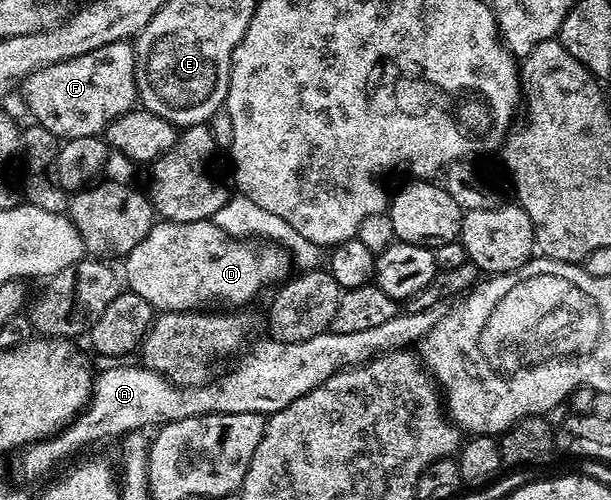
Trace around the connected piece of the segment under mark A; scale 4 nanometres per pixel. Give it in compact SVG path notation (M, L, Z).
M435 311L425 313L402 313L389 317L389 321L377 325L374 329L364 329L362 333L337 333L330 329L321 332L317 337L309 337L309 341L297 341L296 343L281 343L277 339L264 337L260 343L252 342L247 350L238 356L236 365L232 371L227 371L223 376L212 378L199 387L180 387L178 383L172 383L164 375L158 375L142 365L136 367L107 367L103 372L96 374L91 388L91 400L86 407L79 412L57 434L48 439L40 439L19 452L17 467L20 473L27 479L37 479L47 474L59 461L73 455L77 450L87 447L90 443L99 443L102 439L122 437L131 431L155 429L165 423L181 421L194 415L228 415L229 413L257 413L261 416L269 416L275 411L285 409L297 401L297 397L305 397L317 385L329 381L339 371L346 367L355 367L359 363L368 363L376 355L383 355L387 351L400 351L418 344L419 340L433 329L437 315Z

